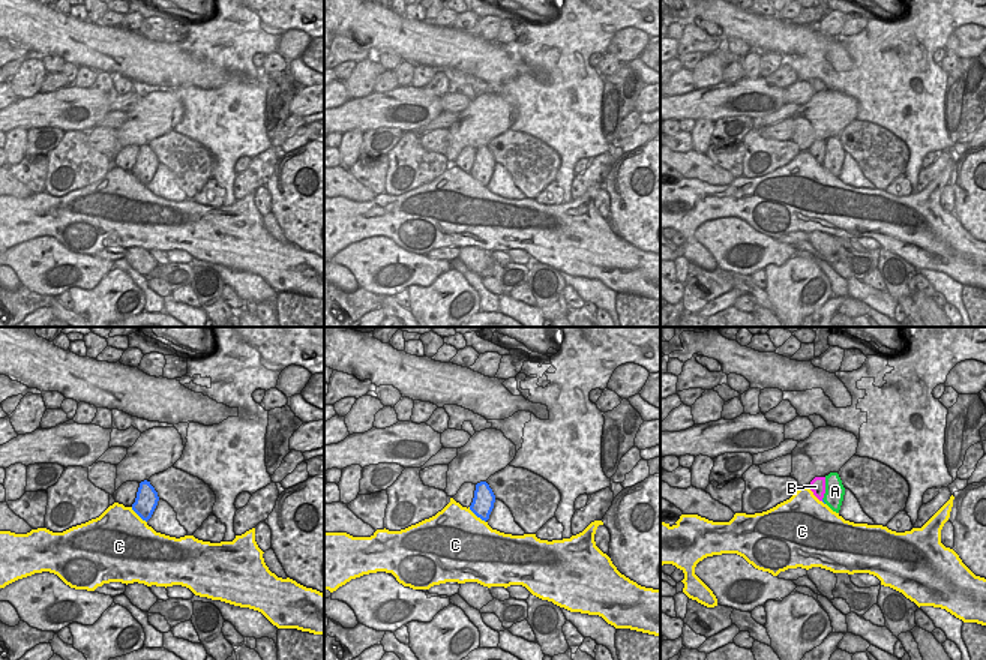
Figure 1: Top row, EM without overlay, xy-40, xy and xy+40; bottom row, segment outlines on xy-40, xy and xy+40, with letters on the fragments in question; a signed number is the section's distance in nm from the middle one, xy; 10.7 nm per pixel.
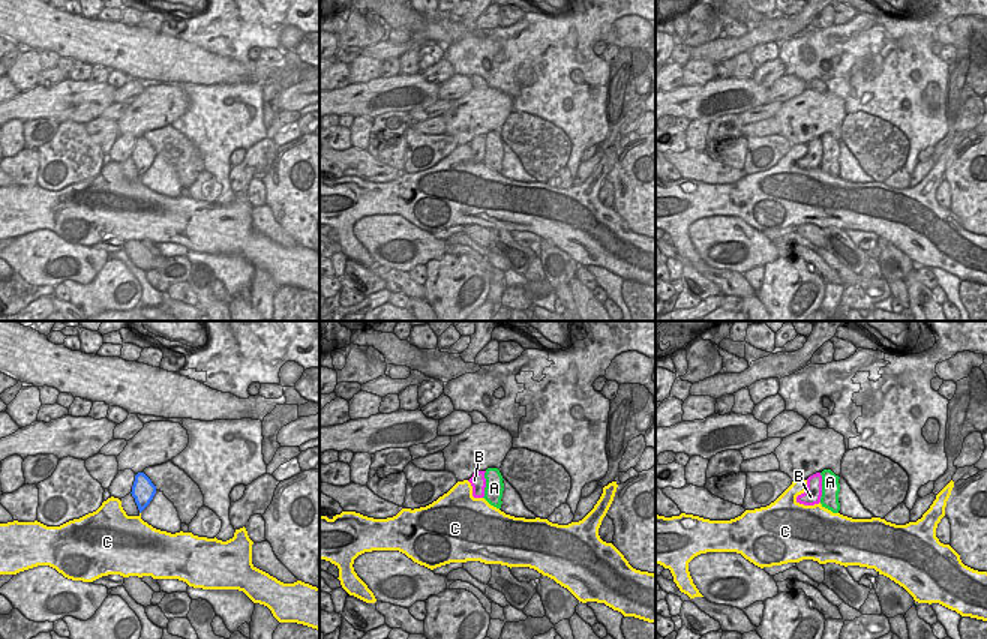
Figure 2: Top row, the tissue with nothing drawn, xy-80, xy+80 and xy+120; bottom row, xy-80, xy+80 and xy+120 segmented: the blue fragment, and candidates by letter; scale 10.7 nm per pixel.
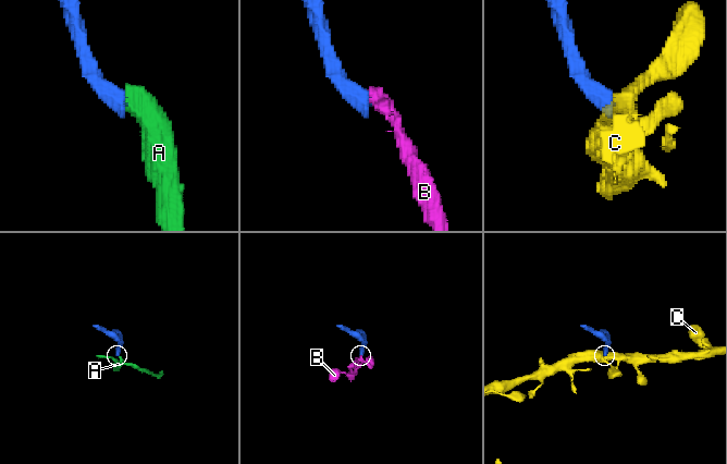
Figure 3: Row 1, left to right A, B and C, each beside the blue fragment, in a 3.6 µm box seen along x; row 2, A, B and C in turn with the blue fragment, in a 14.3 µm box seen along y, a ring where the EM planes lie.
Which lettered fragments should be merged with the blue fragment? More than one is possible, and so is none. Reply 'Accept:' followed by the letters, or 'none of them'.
Accept: A

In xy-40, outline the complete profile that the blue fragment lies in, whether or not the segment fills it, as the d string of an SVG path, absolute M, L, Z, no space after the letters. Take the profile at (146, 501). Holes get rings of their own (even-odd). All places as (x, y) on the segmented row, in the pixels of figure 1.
M144 480L140 483L135 502L132 510L143 519L149 520L158 506L159 496L150 482Z

